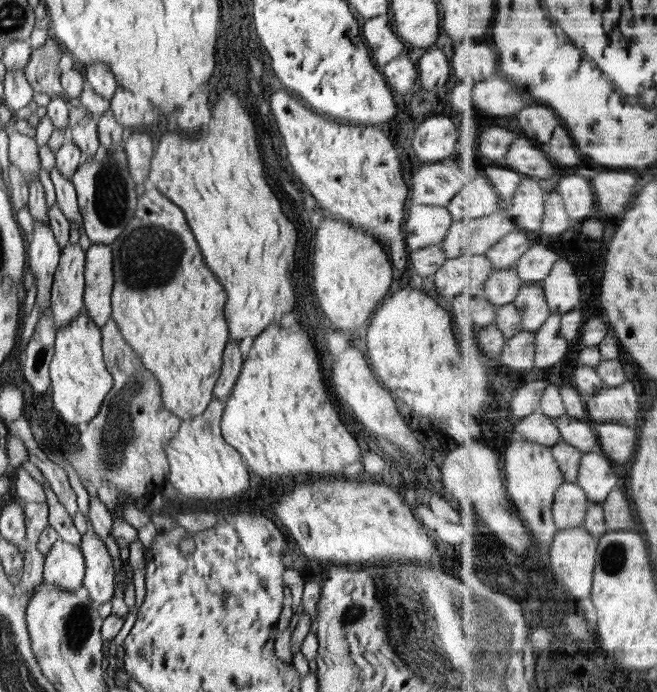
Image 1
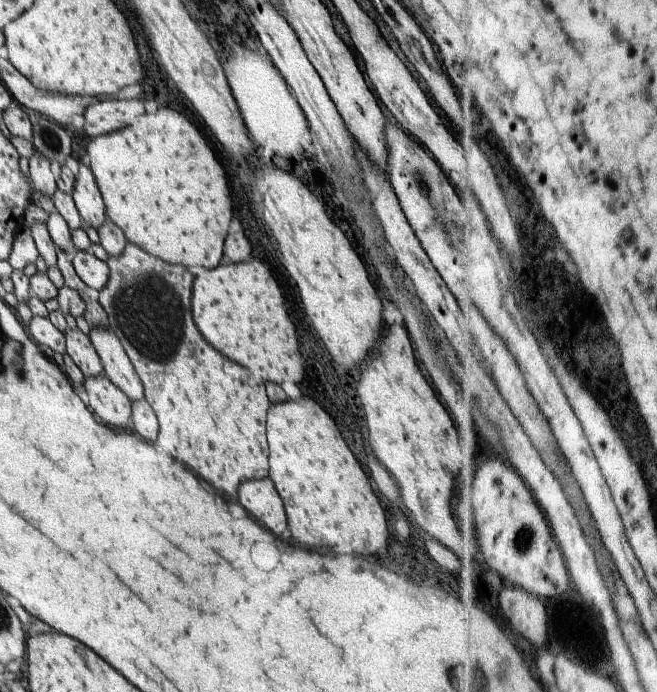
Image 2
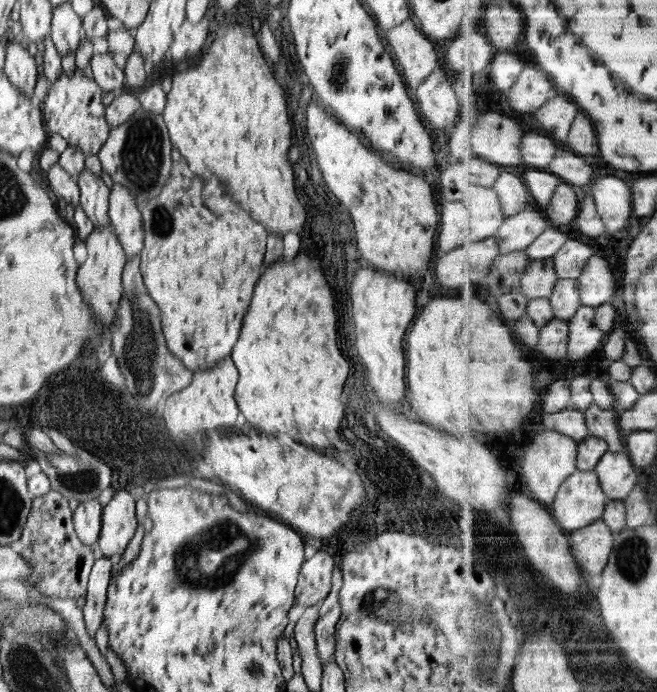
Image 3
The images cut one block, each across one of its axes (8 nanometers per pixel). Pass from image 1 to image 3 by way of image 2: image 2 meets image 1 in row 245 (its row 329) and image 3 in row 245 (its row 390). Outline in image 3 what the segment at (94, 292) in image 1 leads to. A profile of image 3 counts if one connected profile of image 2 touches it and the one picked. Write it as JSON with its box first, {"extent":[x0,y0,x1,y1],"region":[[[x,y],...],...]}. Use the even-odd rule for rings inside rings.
{"extent":[108,183,145,260],"region":[[[114,183],[111,188],[108,214],[127,260],[132,255],[140,254],[145,239],[142,211],[137,205],[136,196],[122,183]]]}

